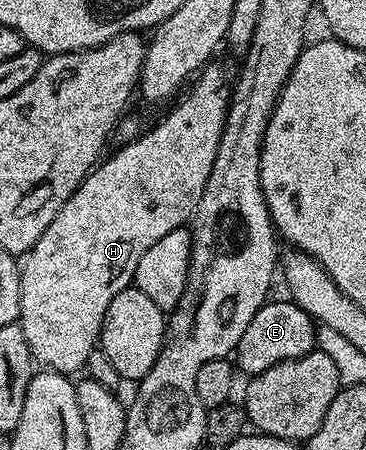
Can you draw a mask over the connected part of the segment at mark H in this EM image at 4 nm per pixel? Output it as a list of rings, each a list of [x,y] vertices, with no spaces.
[[[207,65],[193,79],[194,87],[187,89],[173,103],[170,114],[164,115],[147,134],[146,131],[139,133],[137,138],[122,144],[126,146],[120,147],[111,158],[103,157],[95,165],[25,255],[20,266],[20,325],[39,367],[67,376],[81,371],[90,353],[99,345],[104,312],[108,312],[112,296],[133,283],[140,256],[144,256],[160,236],[183,229],[193,219],[212,172],[212,160],[216,160],[216,148],[226,123],[226,108],[230,104],[228,78],[226,82],[225,72],[214,65]]]

